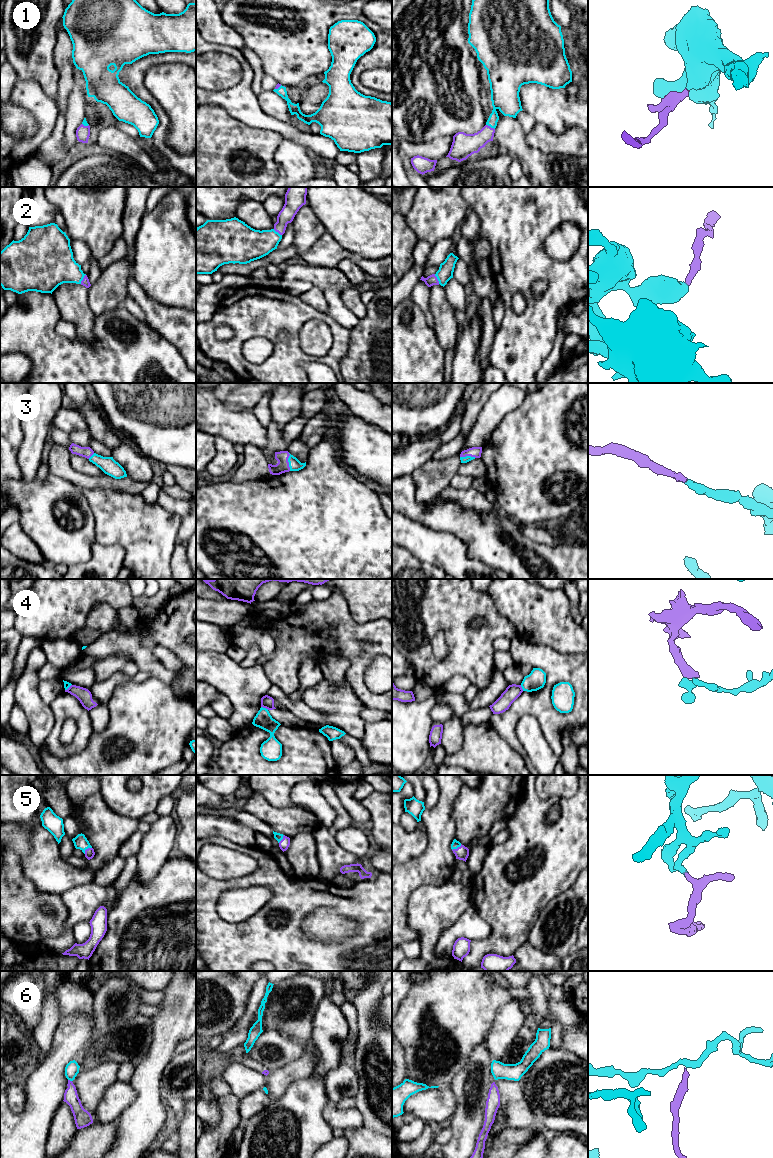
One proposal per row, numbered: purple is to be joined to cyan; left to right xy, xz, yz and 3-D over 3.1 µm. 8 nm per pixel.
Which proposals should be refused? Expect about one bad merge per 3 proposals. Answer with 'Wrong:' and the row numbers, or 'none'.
Wrong: 4, 6

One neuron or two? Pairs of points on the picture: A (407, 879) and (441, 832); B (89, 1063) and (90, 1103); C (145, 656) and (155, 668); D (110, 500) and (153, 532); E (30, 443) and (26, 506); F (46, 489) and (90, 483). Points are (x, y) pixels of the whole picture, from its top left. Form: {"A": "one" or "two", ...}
{"A": "one", "B": "two", "C": "one", "D": "one", "E": "two", "F": "two"}

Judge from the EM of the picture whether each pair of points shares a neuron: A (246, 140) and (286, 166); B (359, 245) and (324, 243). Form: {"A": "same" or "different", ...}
{"A": "different", "B": "different"}

